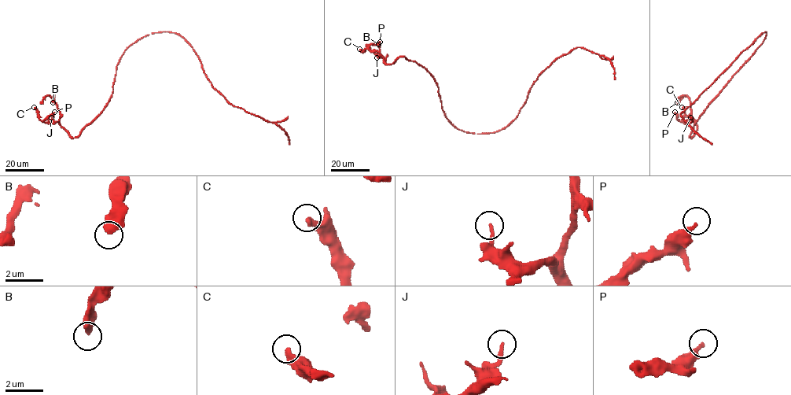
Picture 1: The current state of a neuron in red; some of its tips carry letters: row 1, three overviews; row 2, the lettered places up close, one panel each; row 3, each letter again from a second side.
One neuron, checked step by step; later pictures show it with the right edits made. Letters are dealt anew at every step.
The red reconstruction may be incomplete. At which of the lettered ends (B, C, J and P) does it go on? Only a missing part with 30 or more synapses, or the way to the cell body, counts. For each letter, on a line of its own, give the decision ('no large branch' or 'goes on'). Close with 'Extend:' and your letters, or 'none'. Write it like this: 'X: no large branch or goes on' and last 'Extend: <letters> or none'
B: no large branch
C: no large branch
J: no large branch
P: no large branch
Extend: none

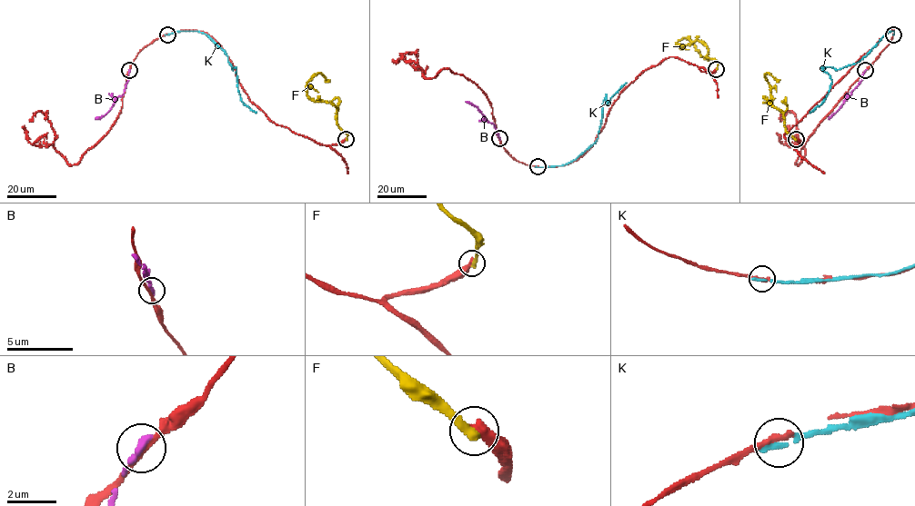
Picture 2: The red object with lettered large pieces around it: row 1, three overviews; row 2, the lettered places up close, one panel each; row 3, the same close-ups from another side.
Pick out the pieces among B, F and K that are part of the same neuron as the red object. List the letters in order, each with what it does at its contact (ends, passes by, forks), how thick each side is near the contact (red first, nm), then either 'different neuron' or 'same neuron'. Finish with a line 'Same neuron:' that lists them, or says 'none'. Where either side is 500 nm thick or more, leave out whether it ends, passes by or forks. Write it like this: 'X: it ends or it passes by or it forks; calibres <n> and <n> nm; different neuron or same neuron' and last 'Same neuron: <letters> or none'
B: it ends; calibres 220 and 340 nm; different neuron
F: it ends; calibres 400 and 340 nm; different neuron
K: it ends; calibres 320 and 260 nm; different neuron
Same neuron: none

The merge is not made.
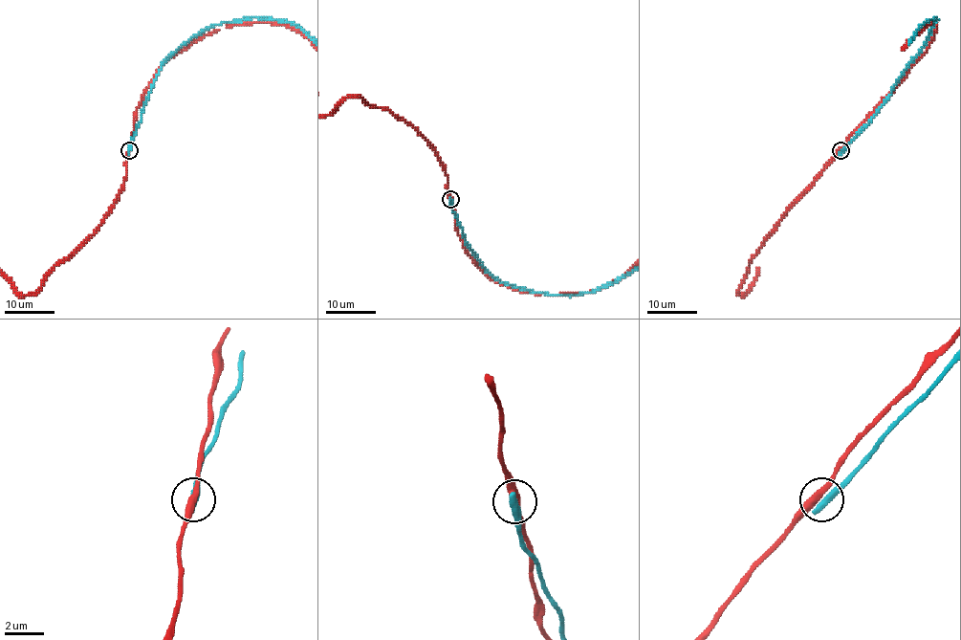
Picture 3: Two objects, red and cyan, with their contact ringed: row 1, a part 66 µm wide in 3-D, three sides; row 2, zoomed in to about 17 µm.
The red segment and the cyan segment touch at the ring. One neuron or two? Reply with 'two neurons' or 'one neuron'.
two neurons

